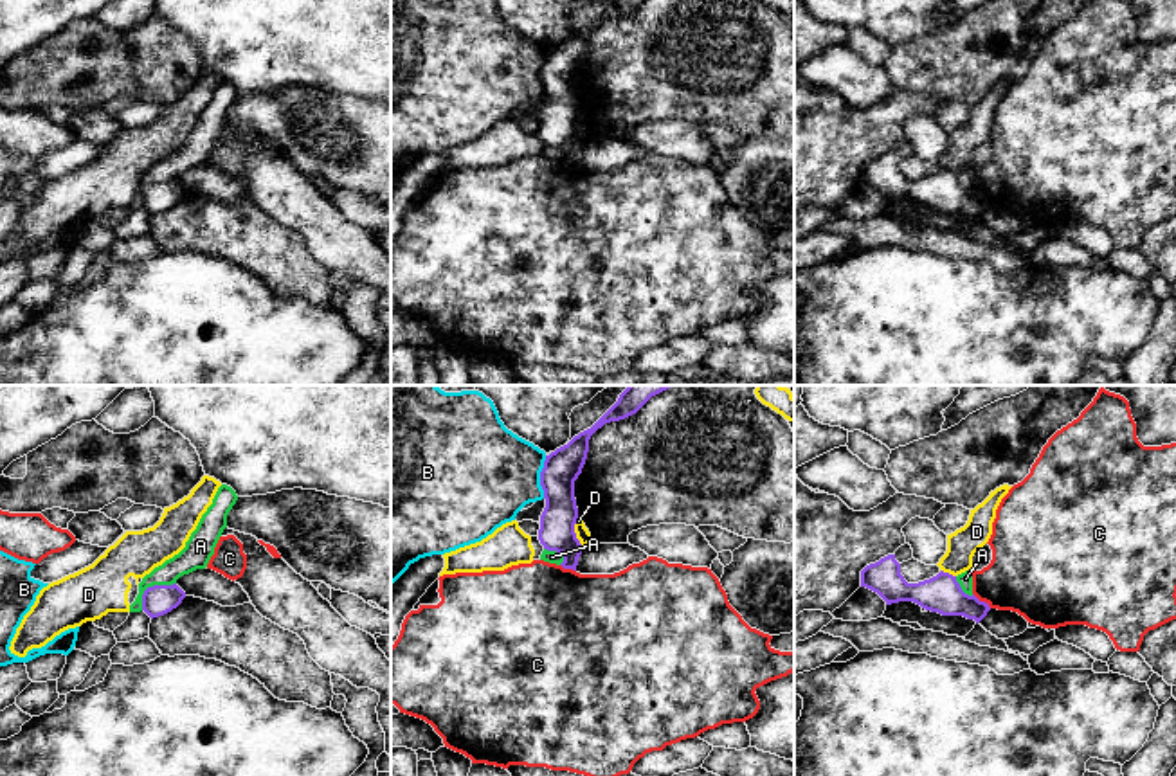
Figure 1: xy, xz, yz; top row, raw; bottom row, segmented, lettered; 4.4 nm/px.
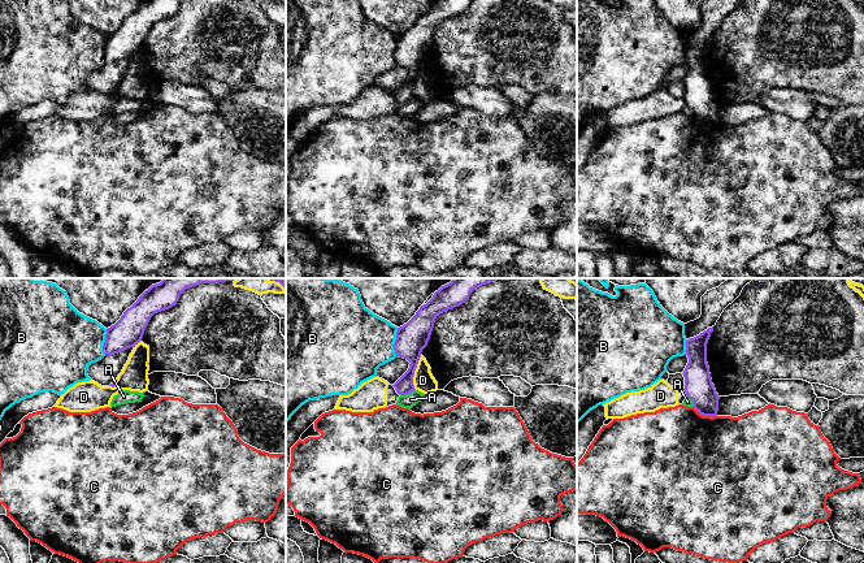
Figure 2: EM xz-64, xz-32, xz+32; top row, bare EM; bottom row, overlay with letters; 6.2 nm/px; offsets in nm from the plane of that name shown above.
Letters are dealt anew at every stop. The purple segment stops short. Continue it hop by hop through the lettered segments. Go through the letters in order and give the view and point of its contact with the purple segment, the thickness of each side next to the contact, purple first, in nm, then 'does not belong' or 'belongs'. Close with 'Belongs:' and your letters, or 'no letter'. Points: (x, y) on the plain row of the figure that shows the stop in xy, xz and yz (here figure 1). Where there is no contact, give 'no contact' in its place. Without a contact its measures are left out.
A: contact xy (150, 184); calibres 140 and 120 nm; does not belong
B: contact xz (541, 74); calibres 160 and 440 nm; does not belong
C: contact yz (982, 198); calibres 170 and 360 nm; does not belong
D: contact xz (573, 128); calibres 160 and 60 nm; does not belong
Belongs: no letter

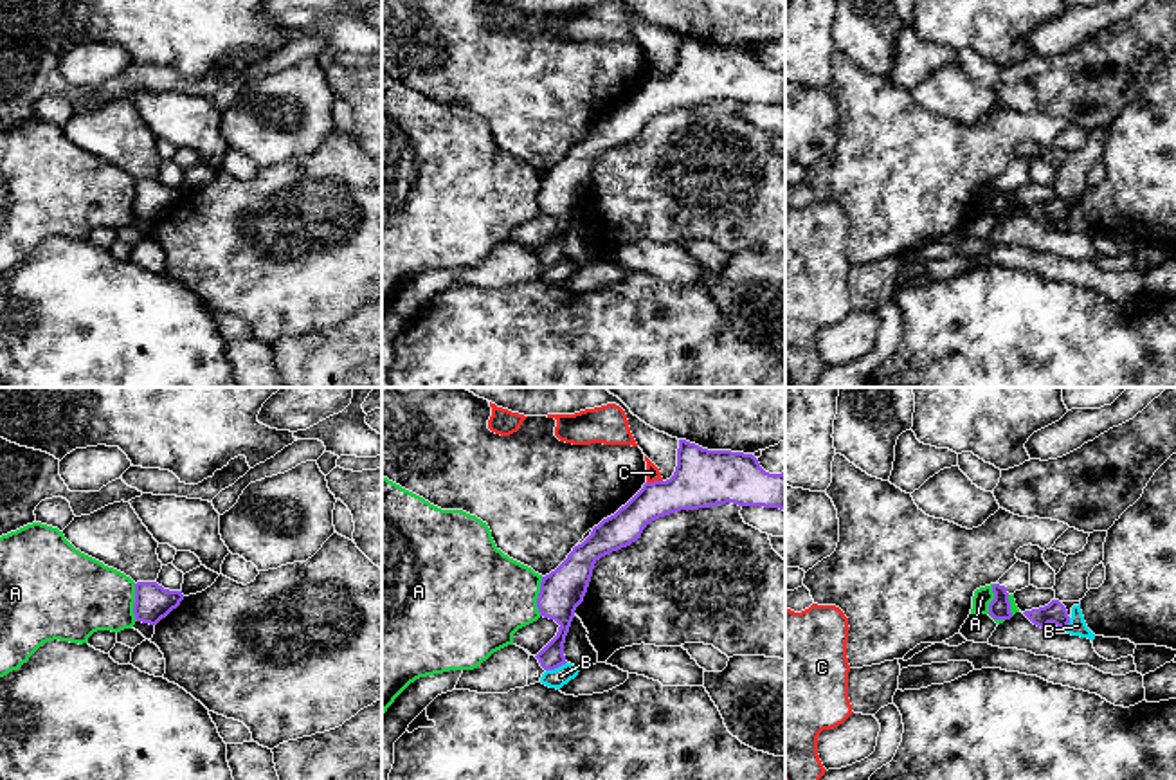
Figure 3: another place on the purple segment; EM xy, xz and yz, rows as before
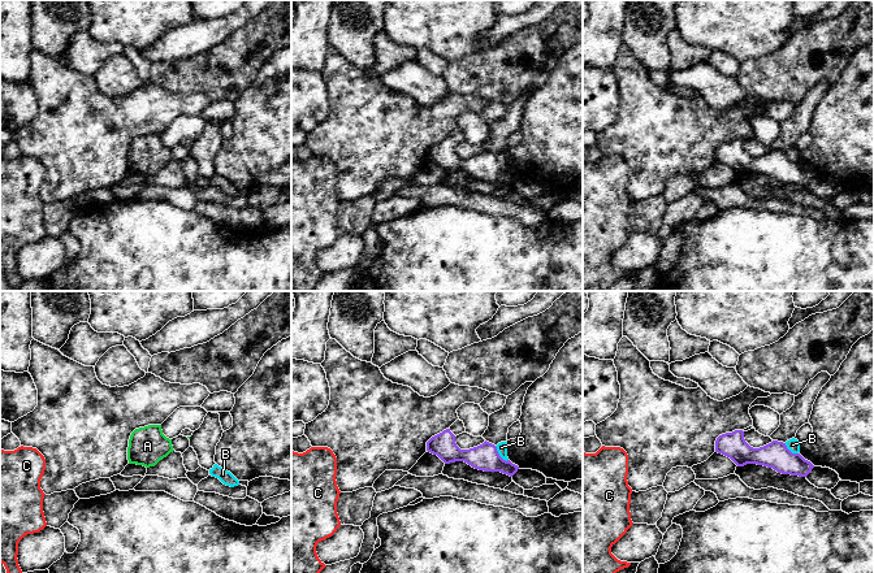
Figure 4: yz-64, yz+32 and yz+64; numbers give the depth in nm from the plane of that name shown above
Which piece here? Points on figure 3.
A: contact yz (989, 202); calibres 100 and 80 nm; does not belong
B: contact xz (555, 263); calibres 110 and 90 nm; does not belong
C: contact xz (654, 78); calibres 260 and 60 nm; does not belong
Belongs: no letter

